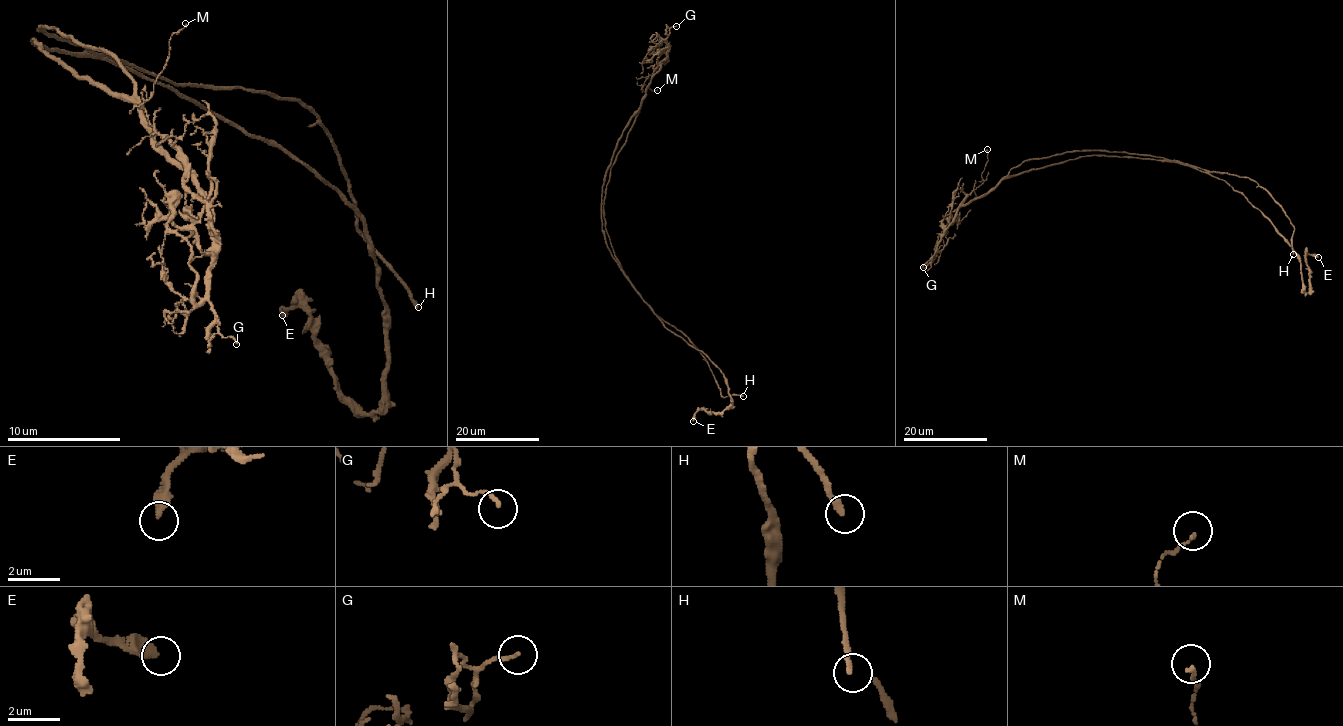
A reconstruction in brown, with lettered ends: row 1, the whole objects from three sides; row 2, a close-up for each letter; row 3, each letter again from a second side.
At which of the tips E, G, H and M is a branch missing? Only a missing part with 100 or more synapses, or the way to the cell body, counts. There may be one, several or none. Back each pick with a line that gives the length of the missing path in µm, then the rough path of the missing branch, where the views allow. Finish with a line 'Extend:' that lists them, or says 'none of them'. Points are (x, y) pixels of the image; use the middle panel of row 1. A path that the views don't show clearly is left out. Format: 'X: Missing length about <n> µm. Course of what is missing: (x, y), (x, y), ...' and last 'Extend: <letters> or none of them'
H: Missing length about 20 µm. Course of what is missing: (743, 396), (773, 394), (787, 397), (786, 403), (789, 404)
Extend: H

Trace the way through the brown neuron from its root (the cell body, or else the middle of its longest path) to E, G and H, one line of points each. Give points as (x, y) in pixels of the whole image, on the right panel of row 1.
E: (1163, 162), (1195, 167), (1239, 191), (1268, 219), (1296, 255), (1306, 292), (1309, 291), (1306, 255), (1318, 257)
G: (1163, 162), (1085, 155), (1009, 175), (987, 193), (958, 209), (953, 222), (942, 235), (936, 252), (923, 267)
H: (1163, 162), (1181, 162), (1208, 171), (1246, 176), (1256, 181), (1290, 221), (1294, 230), (1293, 254)

